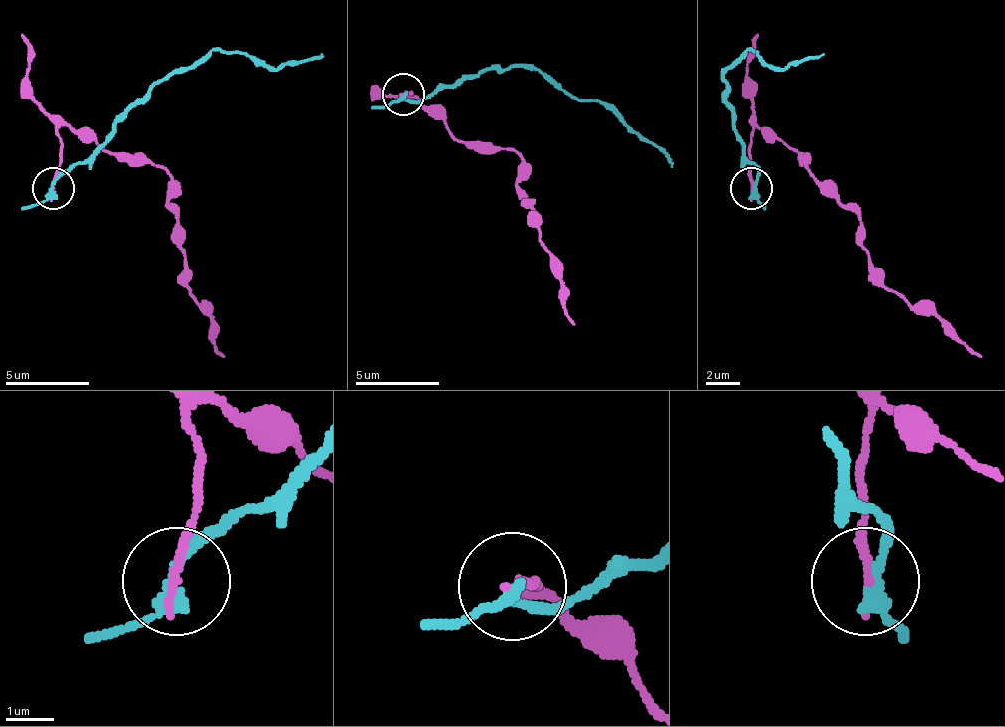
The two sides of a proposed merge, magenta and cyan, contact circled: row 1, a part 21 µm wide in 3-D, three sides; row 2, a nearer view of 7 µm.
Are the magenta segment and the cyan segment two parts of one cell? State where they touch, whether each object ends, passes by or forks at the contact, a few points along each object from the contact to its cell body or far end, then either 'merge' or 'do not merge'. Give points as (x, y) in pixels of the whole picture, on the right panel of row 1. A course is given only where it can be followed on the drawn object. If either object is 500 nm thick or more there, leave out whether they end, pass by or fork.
(751, 188) | magenta ends | cyan passes by | magenta via (750, 187), (754, 124), (800, 158), (804, 166), (859, 217), (859, 246), (880, 279), (939, 317), (980, 355) | cyan via (754, 187), (758, 170), (725, 99), (725, 74), (750, 49), (771, 66), (796, 66), (825, 53) | do not merge

